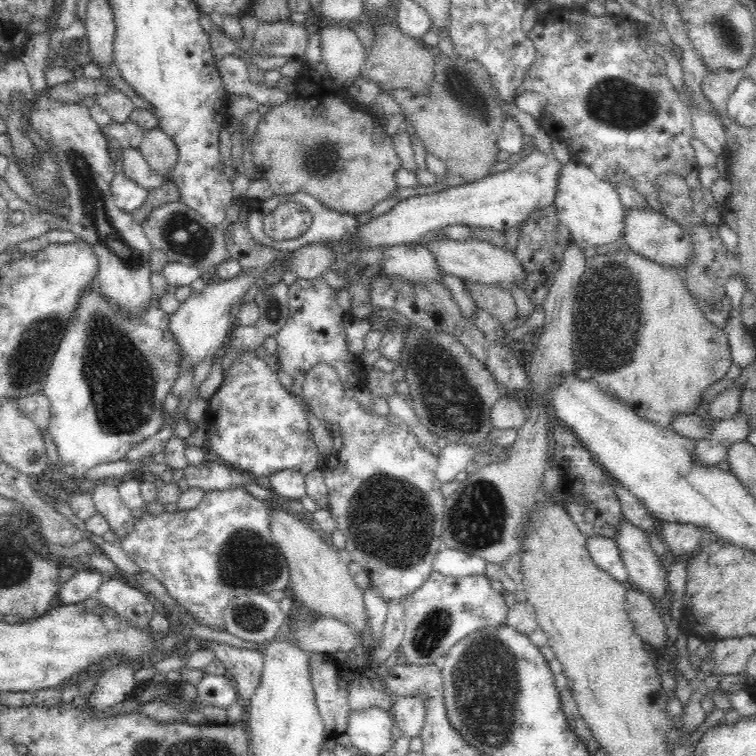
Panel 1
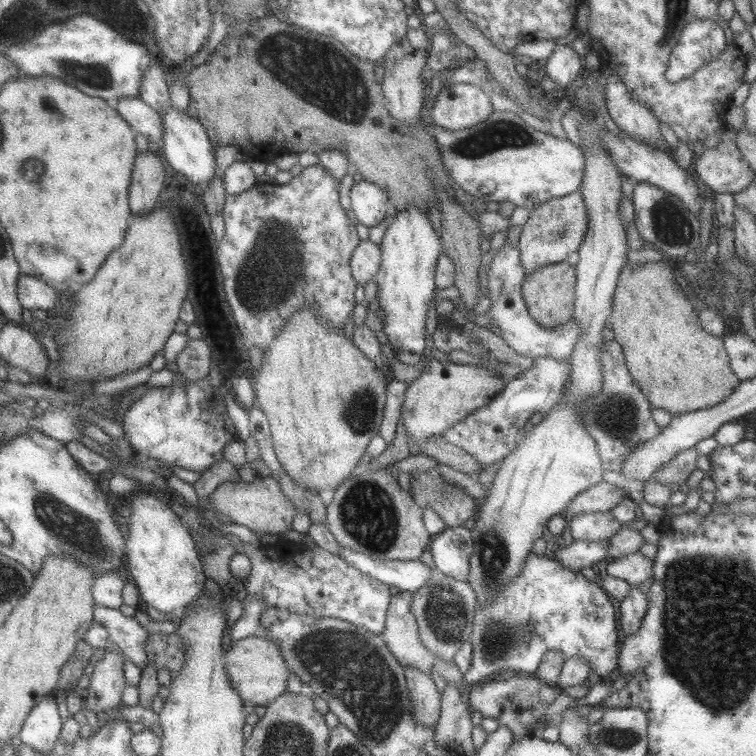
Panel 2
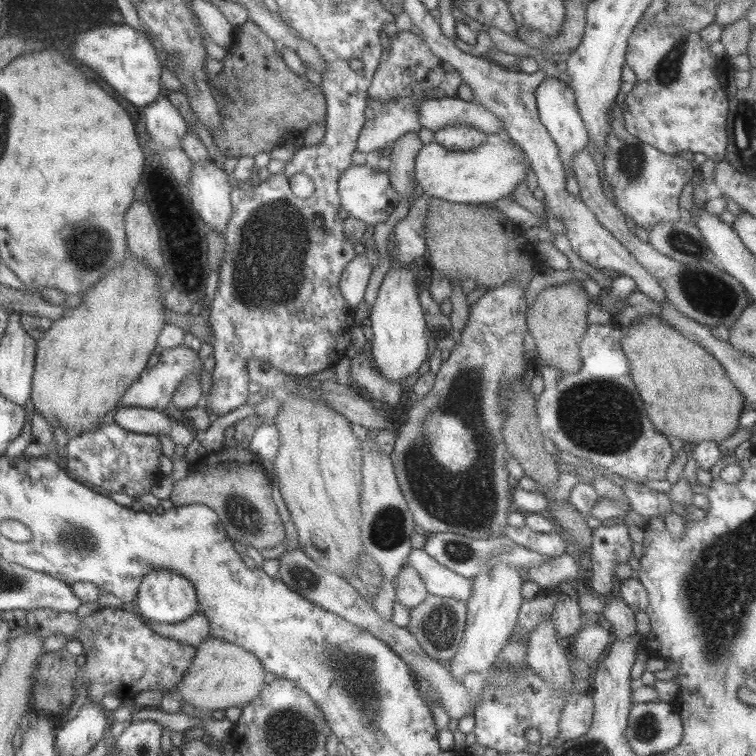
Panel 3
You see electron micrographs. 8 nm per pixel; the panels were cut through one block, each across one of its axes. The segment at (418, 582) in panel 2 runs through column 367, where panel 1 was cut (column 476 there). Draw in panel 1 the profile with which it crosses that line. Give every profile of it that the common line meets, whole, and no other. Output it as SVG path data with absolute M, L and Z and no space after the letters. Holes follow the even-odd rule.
M447 547L440 550L433 560L433 572L452 578L486 575L486 566L488 563L479 556Z

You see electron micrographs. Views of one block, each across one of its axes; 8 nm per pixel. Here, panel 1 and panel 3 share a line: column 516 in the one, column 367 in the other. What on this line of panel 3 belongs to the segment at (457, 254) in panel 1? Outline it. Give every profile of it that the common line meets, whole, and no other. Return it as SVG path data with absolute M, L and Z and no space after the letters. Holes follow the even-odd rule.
M365 254L355 255L345 266L338 284L339 293L349 309L355 310L359 302L362 302L371 272L372 267Z

